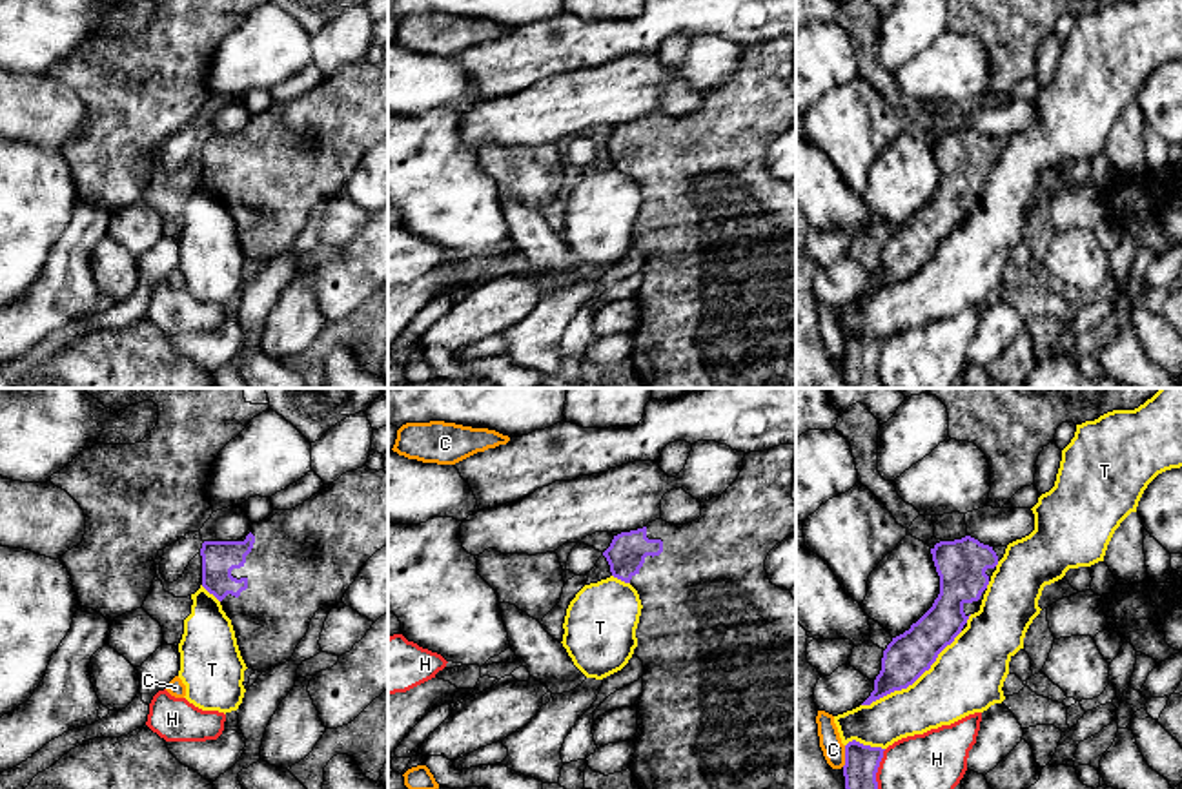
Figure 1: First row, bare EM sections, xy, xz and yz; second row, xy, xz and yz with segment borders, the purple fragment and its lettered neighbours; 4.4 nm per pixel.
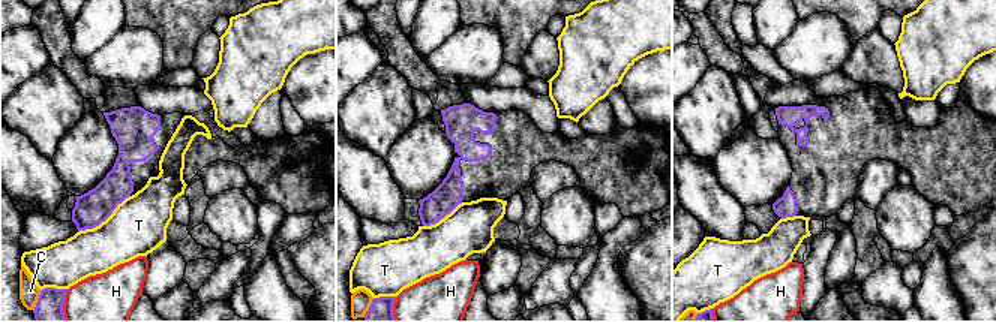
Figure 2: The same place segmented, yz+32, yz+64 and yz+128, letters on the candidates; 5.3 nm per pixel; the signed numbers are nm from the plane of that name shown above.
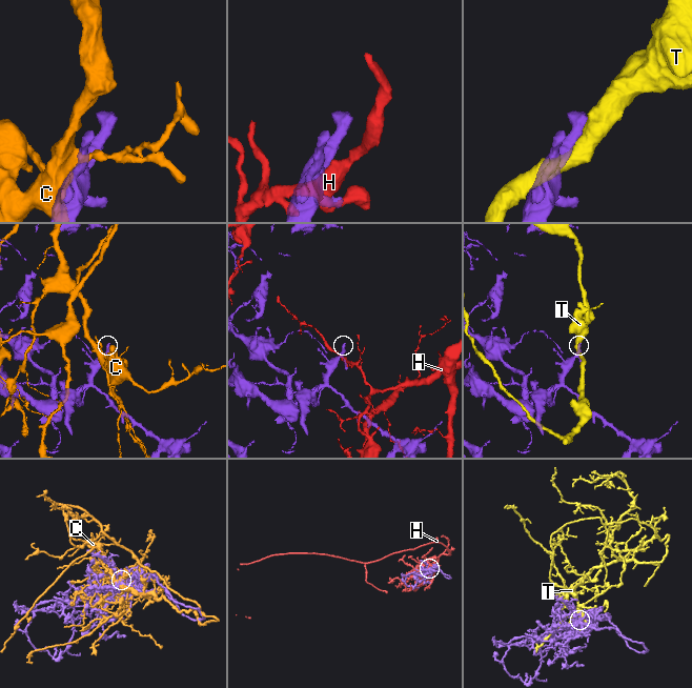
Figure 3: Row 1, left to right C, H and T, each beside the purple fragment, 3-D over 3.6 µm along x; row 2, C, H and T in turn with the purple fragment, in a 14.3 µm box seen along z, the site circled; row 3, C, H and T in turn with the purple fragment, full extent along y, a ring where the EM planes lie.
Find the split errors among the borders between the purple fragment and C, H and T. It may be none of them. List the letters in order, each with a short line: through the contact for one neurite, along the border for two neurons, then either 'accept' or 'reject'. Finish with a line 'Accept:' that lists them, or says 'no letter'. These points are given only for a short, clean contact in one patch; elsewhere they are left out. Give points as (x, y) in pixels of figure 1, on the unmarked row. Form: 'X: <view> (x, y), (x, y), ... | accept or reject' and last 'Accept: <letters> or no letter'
C: reject
H: reject
T: reject
Accept: no letter

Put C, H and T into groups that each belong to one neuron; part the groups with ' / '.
C / H / T

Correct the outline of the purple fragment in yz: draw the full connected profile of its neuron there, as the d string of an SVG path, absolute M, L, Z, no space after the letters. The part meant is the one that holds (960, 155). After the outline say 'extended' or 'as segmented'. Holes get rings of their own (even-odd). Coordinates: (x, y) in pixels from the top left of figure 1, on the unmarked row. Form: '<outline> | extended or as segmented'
M971 128L940 133L931 140L940 186L909 222L887 237L874 282L861 297L907 281L931 261L938 246L967 219L969 208L980 202L1005 140L983 137Z | extended

